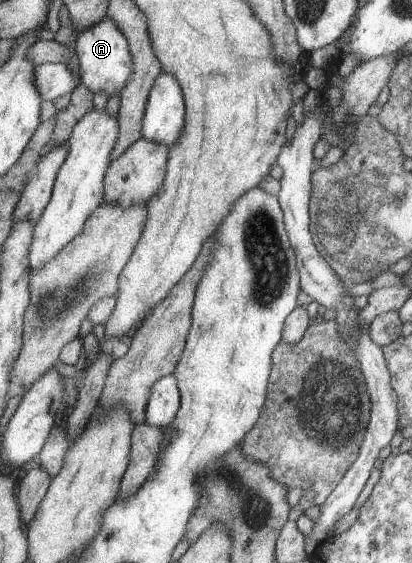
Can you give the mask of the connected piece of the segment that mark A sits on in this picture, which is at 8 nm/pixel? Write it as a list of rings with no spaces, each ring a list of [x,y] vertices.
[[[107,17],[101,23],[79,32],[77,36],[75,49],[80,60],[79,75],[82,83],[94,94],[121,94],[131,80],[134,69],[132,51],[124,32],[113,19]]]

